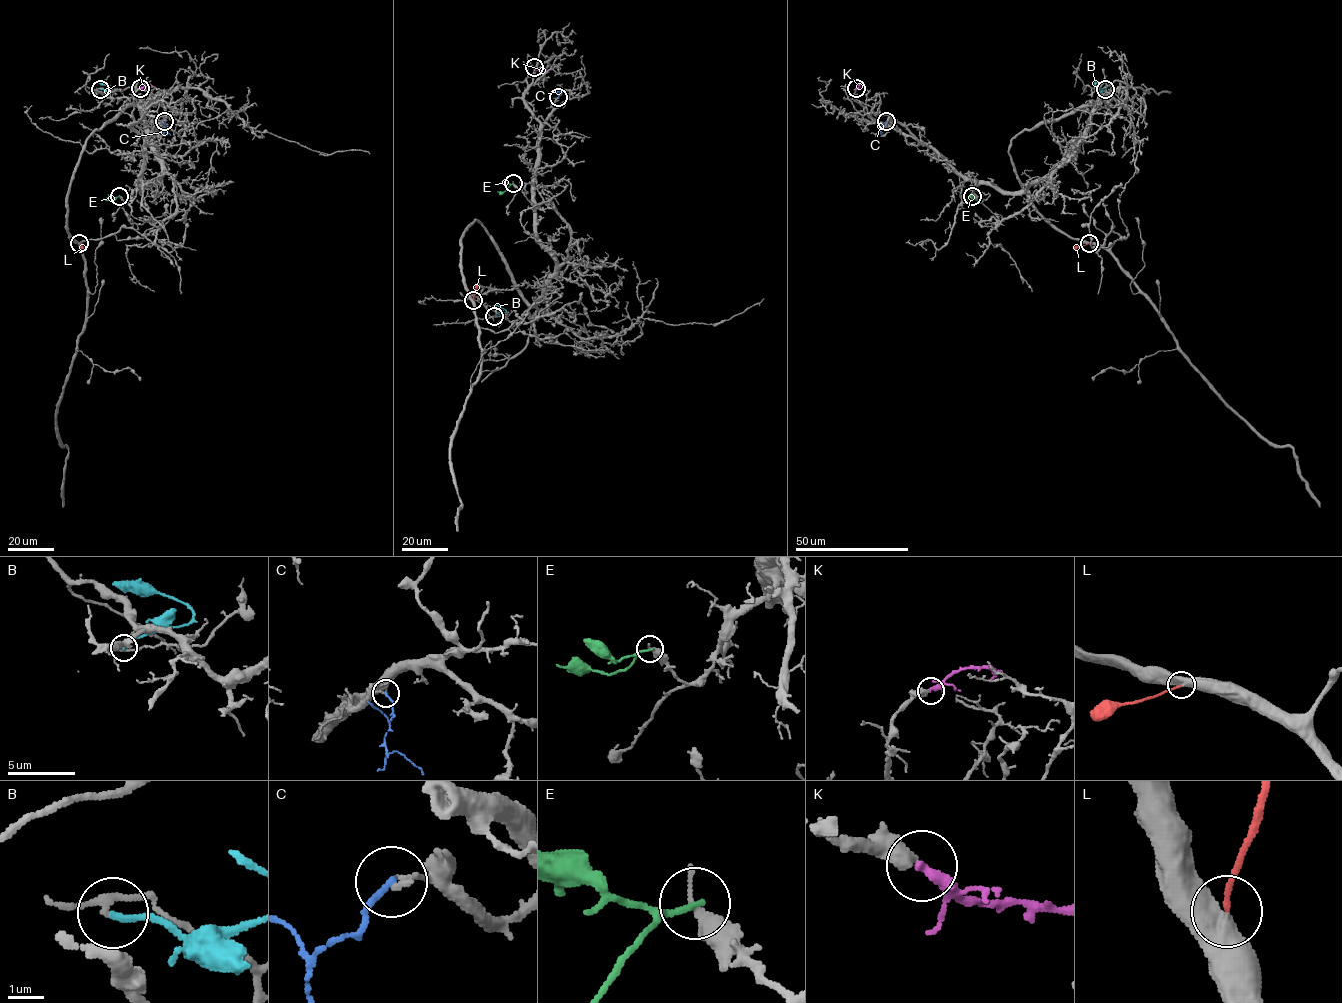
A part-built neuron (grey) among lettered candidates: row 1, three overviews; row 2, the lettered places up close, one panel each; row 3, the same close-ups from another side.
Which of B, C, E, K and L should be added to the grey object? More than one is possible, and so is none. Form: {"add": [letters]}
{"add": ["K", "L"]}

